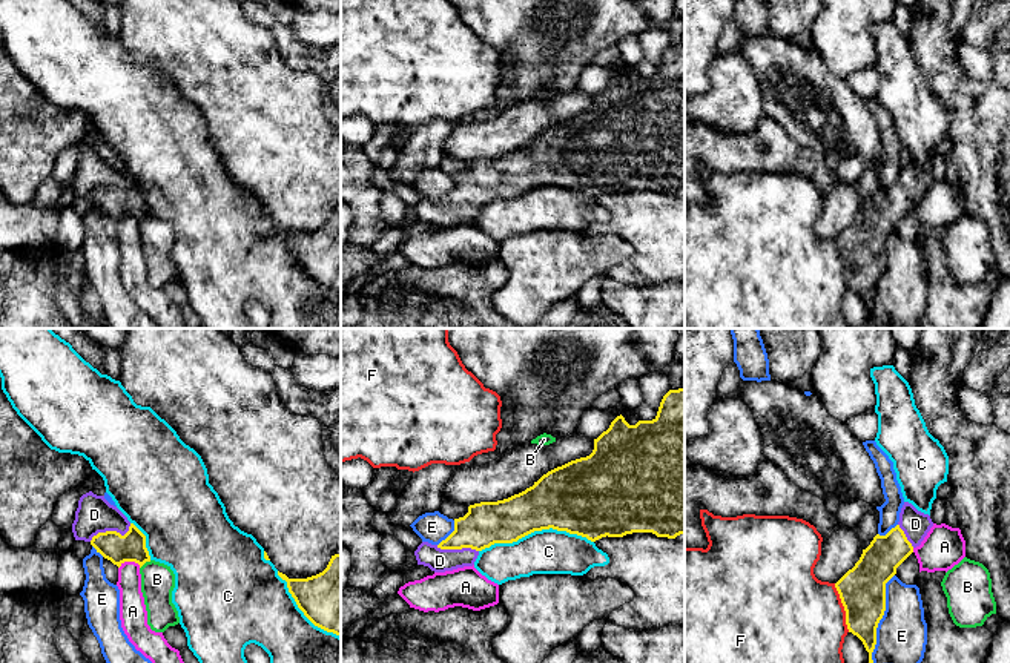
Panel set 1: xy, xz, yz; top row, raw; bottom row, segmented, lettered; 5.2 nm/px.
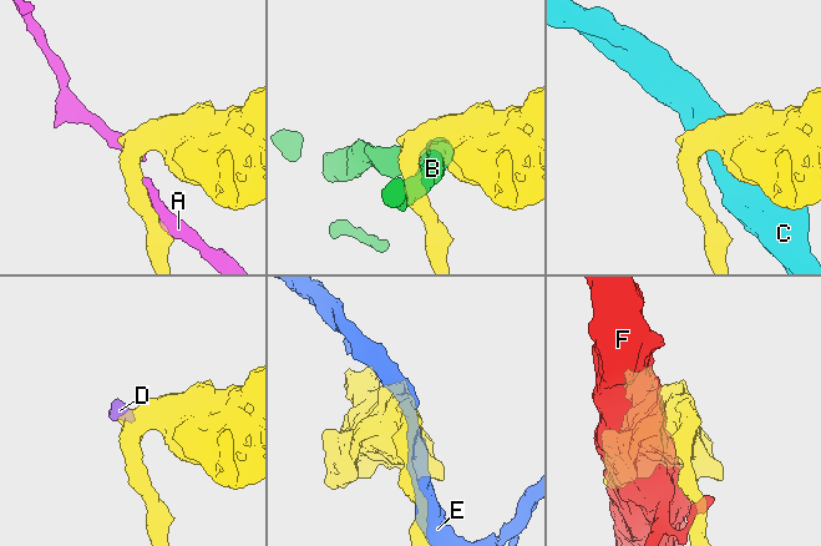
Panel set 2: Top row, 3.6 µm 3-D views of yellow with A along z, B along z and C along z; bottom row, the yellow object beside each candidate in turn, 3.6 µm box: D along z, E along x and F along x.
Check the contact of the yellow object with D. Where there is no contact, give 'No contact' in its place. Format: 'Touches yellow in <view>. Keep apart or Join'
Touches yellow in xy. Join

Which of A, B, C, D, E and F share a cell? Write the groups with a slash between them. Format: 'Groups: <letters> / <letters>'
Groups: A / B / C / D / E / F

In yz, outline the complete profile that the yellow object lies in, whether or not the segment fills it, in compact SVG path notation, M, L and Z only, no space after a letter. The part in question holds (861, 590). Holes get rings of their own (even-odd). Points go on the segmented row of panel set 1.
M904 502L898 525L886 536L876 534L855 566L835 583L846 611L847 629L863 642L869 663L873 663L876 628L886 611L886 583L932 526L929 514Z

